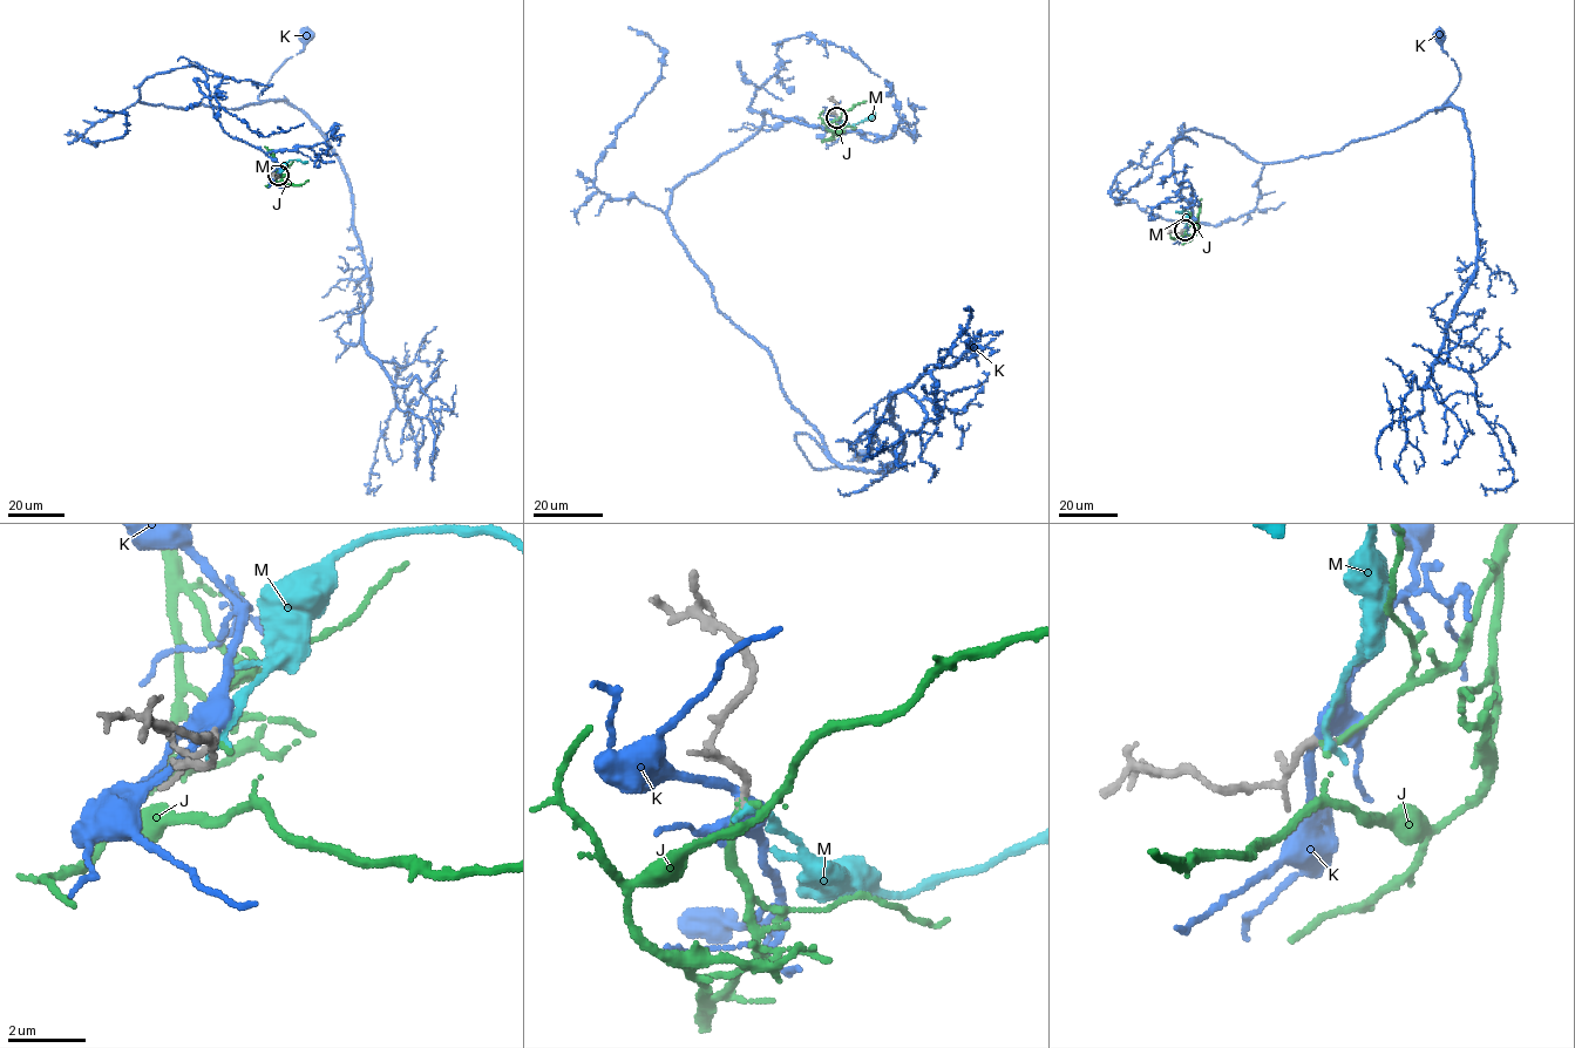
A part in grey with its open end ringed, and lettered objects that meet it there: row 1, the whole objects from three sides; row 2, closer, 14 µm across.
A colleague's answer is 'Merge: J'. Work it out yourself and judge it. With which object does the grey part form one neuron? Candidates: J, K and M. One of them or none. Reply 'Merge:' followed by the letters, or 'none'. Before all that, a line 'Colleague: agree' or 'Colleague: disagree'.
Colleague: agree
Merge: J

